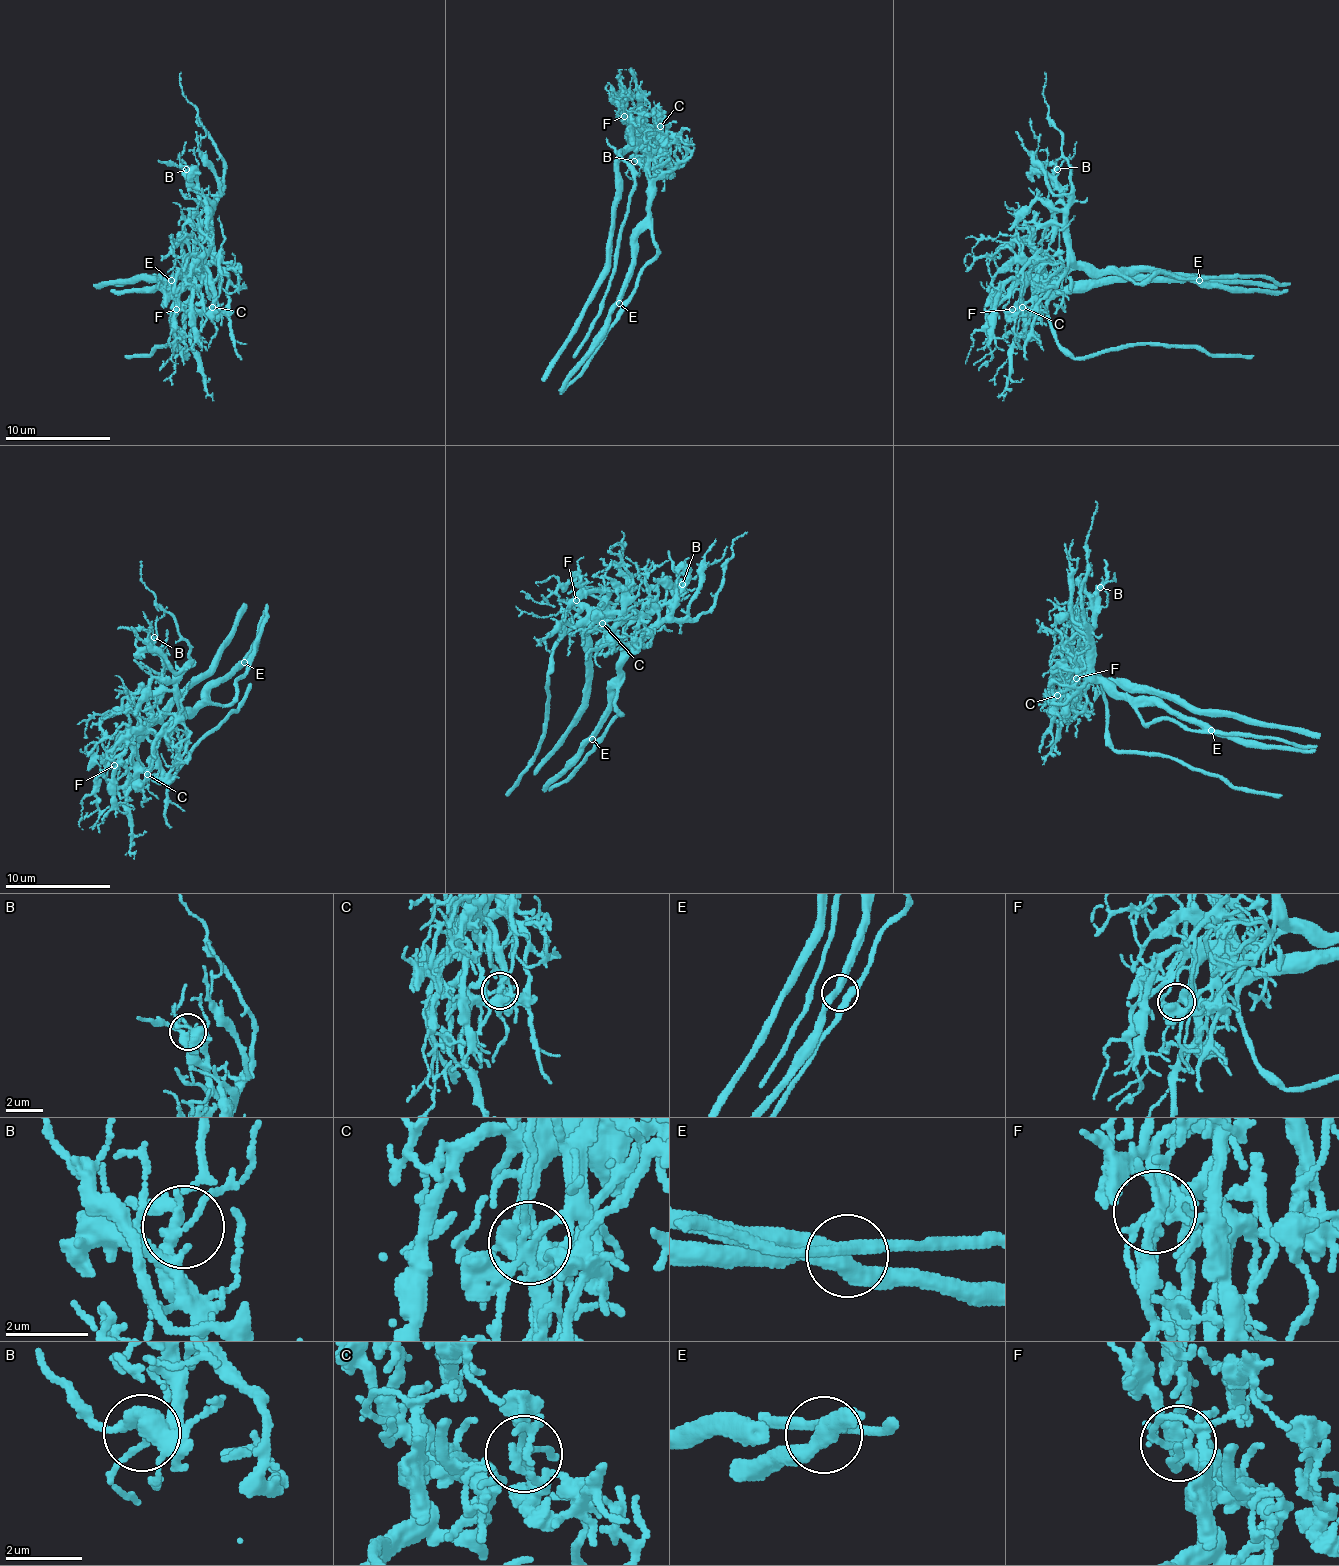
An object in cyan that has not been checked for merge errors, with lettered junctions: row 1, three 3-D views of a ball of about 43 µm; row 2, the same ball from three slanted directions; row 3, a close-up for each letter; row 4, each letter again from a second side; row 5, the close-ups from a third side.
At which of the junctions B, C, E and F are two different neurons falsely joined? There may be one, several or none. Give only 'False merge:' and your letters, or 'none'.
False merge: C

